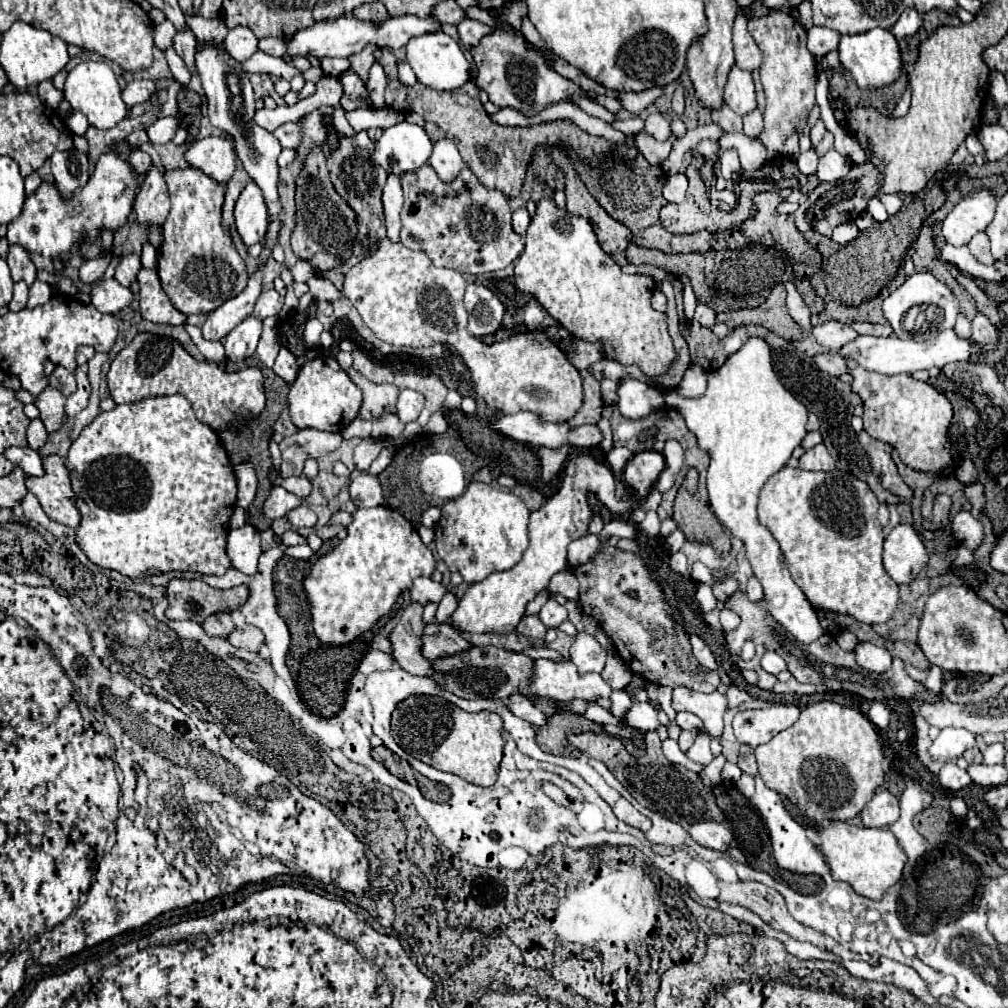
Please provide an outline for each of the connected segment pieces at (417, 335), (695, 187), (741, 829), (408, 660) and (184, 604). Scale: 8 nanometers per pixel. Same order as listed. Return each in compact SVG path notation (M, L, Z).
M388 237L380 241L378 249L372 255L364 257L356 263L344 281L342 293L350 299L350 303L358 309L364 323L376 333L378 339L392 345L408 345L408 347L430 347L432 343L448 343L462 357L466 367L472 373L474 389L488 407L498 409L502 413L518 413L532 411L538 413L544 421L568 421L582 405L582 379L576 367L566 359L564 351L546 337L542 331L528 331L512 335L506 341L486 345L481 339L472 337L467 329L468 313L462 305L466 281L454 269L438 269L426 253L410 251L402 243L394 243Z
M690 165L686 169L686 177L688 177L688 193L686 193L686 201L676 205L676 203L668 203L660 209L660 221L662 225L672 231L672 233L696 233L696 231L710 231L710 233L716 233L716 231L726 231L726 229L732 229L732 227L738 227L740 223L744 223L748 217L750 217L750 211L752 211L752 204L754 195L762 191L762 181L744 181L742 183L742 197L736 205L736 209L732 211L722 211L718 207L712 207L710 205L710 199L708 199L708 191L704 187L704 181L700 179L700 171Z
M722 783L718 787L712 789L714 791L714 797L716 797L716 803L720 807L720 811L724 813L726 817L726 823L730 825L732 833L734 833L734 839L736 839L736 845L740 851L744 851L744 855L748 857L748 863L758 869L758 871L766 871L772 879L776 879L778 883L784 883L788 885L790 889L794 889L798 885L798 879L796 879L796 873L792 871L786 871L782 867L778 867L778 863L770 857L772 855L772 845L770 845L770 835L768 835L768 829L766 829L766 823L762 821L760 813L756 811L756 807L730 783Z
M410 603L402 615L394 631L390 633L390 645L392 645L392 657L394 661L408 673L426 677L432 673L430 661L422 657L420 653L420 637L426 627L422 619L422 605L420 603Z
M174 577L166 585L166 597L168 619L192 619L196 623L202 623L212 613L228 613L232 609L238 609L248 599L248 589L240 585L220 591L202 579Z

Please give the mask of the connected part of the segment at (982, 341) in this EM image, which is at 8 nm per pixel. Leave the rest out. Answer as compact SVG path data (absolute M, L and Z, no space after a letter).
M976 313L976 317L972 319L972 341L978 343L978 345L982 345L984 349L996 347L996 341L998 341L996 327L982 313Z

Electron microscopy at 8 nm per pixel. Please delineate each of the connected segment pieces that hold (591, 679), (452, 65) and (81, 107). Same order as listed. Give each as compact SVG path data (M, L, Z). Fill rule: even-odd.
M536 659L532 663L534 675L528 685L528 697L542 697L558 703L574 699L600 699L610 697L612 687L598 675L578 675L570 659Z
M442 31L410 39L406 45L406 61L412 65L418 81L436 91L456 91L472 79L472 69L462 49L450 35Z
M102 61L78 63L66 77L64 99L72 105L72 109L82 111L88 117L88 123L96 129L110 129L128 115L128 107L120 97L120 87L118 87L116 75L110 69L110 65L106 65Z

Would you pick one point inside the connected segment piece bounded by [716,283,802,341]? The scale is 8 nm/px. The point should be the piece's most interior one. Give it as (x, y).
(773, 314)

